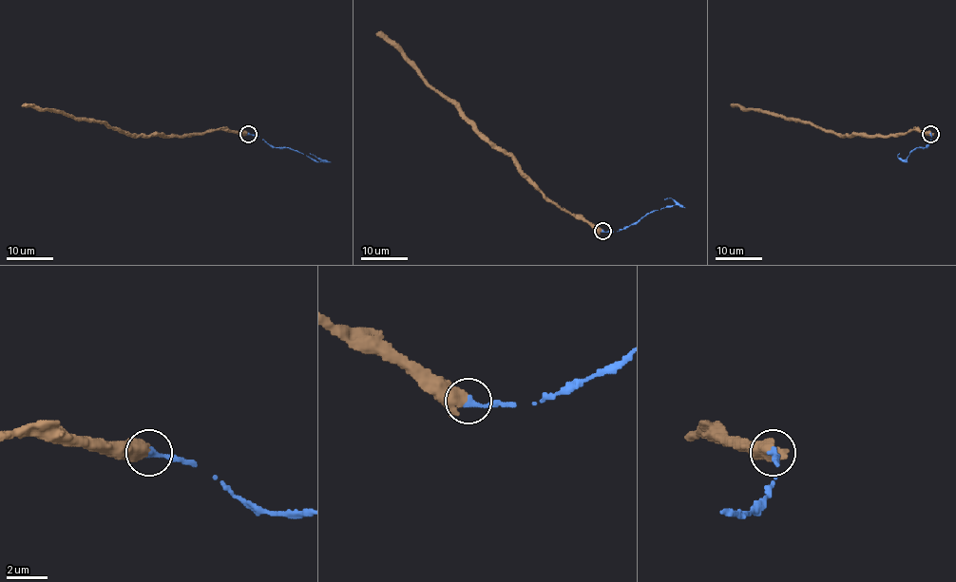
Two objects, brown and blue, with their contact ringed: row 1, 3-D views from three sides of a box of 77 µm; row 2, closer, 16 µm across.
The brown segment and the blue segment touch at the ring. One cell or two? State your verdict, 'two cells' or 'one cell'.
two cells

